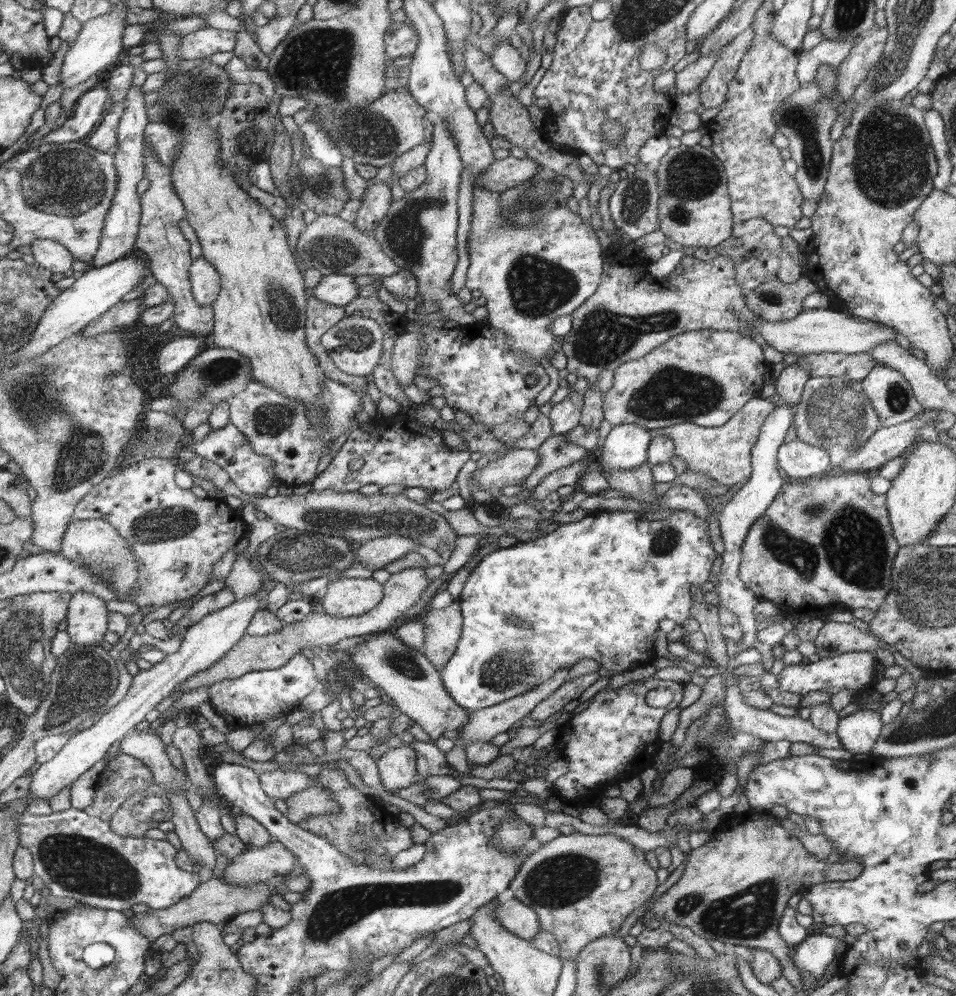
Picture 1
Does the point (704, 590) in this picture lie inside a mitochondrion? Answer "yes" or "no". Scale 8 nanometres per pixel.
no

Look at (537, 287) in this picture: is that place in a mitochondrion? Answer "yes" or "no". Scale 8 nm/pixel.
yes

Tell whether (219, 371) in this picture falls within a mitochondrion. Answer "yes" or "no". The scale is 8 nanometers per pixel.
yes

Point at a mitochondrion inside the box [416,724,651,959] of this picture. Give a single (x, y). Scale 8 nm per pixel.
(559, 881)

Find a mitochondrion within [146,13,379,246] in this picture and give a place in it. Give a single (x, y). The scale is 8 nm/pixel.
(318, 61)

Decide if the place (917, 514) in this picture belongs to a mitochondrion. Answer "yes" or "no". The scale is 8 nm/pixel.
no

